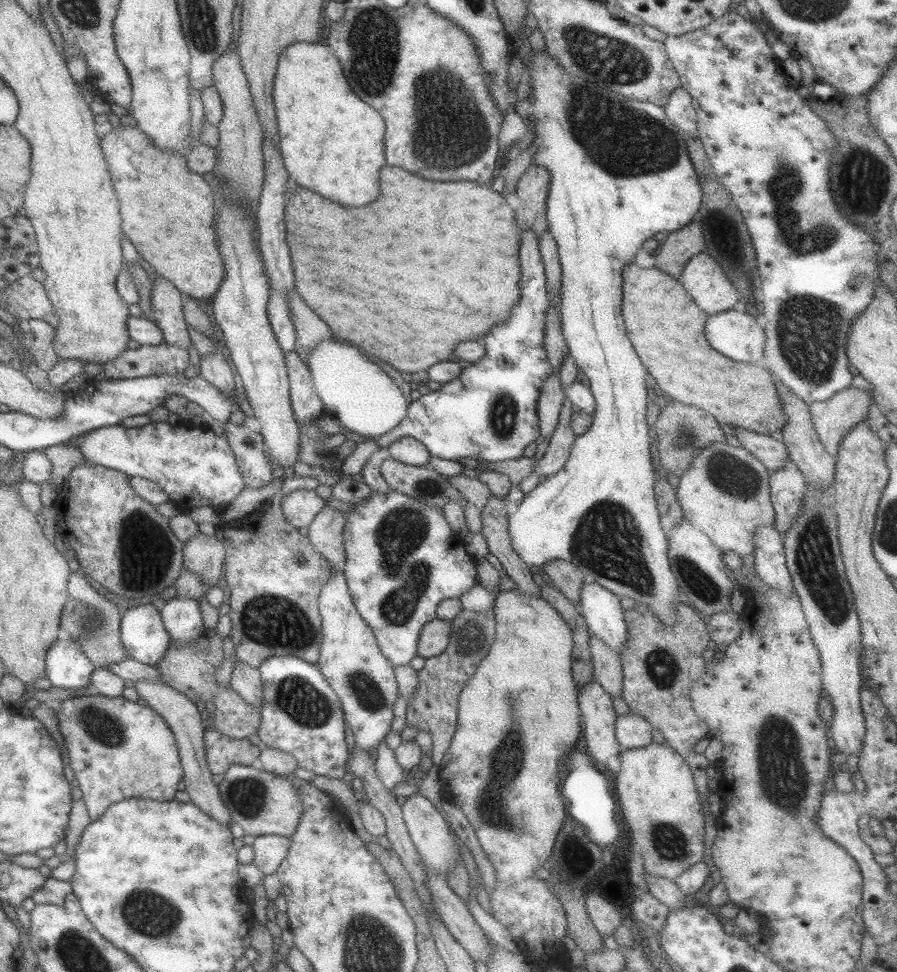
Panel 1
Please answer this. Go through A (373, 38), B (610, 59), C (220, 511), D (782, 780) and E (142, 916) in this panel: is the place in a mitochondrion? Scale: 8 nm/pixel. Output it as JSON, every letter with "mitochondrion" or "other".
{"A":"mitochondrion","B":"mitochondrion","C":"other","D":"mitochondrion","E":"mitochondrion"}

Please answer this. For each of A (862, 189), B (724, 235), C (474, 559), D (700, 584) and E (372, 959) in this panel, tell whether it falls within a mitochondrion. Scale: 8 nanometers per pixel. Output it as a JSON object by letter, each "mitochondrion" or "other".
{"A":"mitochondrion","B":"mitochondrion","C":"other","D":"mitochondrion","E":"mitochondrion"}

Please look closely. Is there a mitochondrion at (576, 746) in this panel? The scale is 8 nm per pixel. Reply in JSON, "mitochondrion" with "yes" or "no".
{"mitochondrion":"no"}

